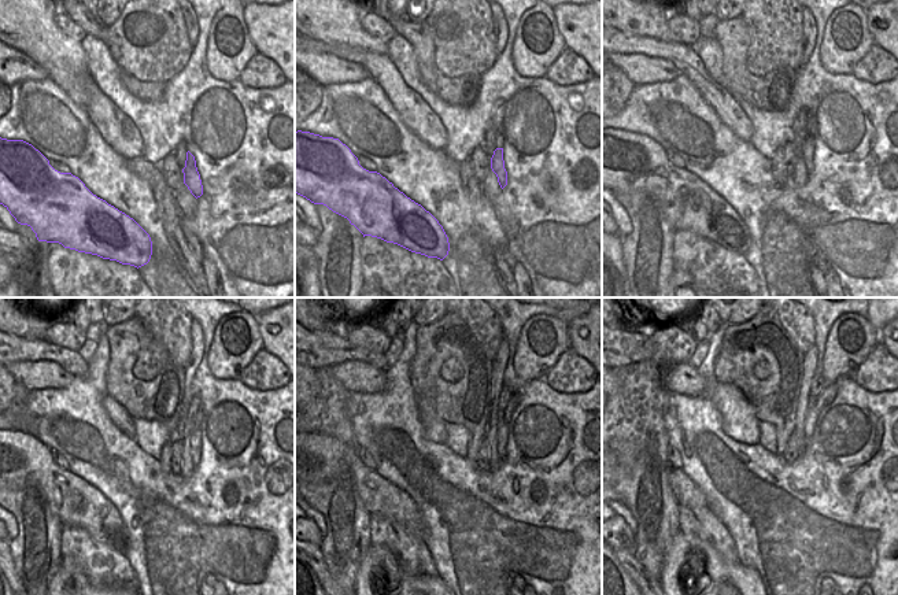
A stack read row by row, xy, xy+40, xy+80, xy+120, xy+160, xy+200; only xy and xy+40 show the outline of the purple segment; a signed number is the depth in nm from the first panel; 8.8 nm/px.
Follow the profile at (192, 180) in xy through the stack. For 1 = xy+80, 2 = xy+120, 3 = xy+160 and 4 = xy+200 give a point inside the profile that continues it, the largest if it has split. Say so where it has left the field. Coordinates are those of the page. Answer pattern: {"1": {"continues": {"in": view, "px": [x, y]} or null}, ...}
{"1": {"continues": {"in": "xy+80", "px": [808, 150]}}, "2": {"continues": {"in": "xy+120", "px": [195, 436]}}, "3": {"continues": {"in": "xy+160", "px": [502, 438]}}, "4": {"continues": {"in": "xy+200", "px": [808, 436]}}}

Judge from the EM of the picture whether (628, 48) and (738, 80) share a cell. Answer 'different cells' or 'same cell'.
different cells

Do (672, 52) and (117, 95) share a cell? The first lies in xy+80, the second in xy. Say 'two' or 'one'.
two

